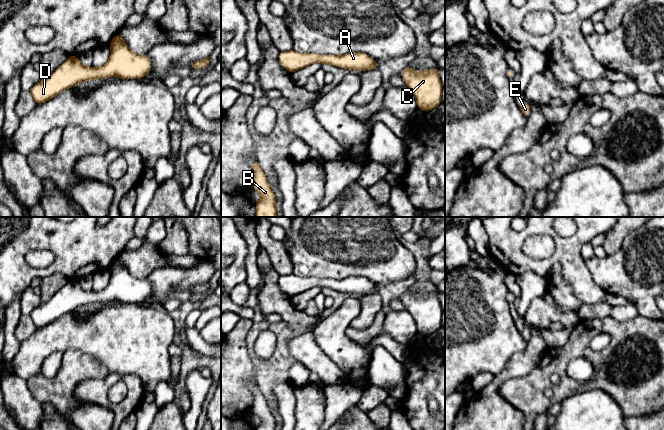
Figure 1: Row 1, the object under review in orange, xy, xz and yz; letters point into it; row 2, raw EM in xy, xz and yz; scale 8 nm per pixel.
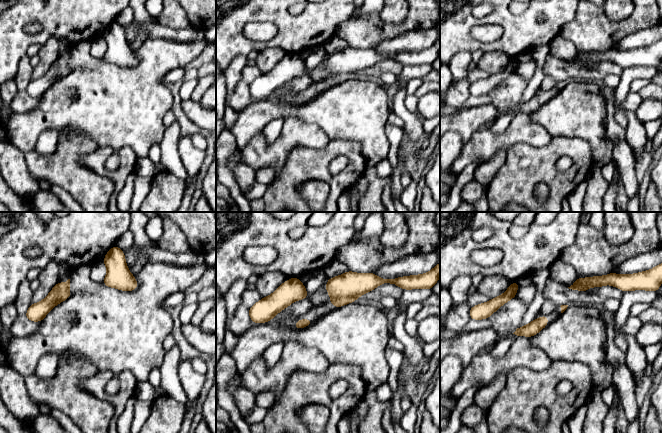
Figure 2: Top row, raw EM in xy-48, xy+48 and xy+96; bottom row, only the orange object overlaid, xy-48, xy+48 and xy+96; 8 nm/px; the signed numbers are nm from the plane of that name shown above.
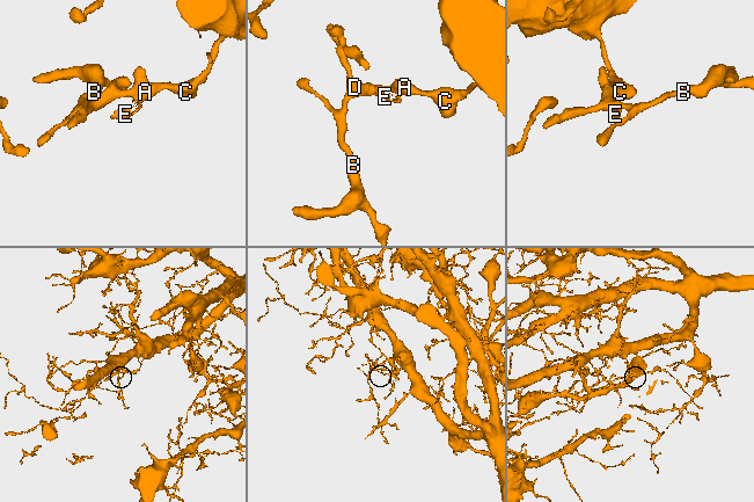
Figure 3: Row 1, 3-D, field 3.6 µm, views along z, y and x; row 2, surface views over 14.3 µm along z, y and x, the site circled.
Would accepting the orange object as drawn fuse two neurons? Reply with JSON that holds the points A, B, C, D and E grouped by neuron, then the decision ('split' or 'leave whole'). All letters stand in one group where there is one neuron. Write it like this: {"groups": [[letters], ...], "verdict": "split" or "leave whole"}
{"groups": [["A", "B", "C", "D", "E"]], "verdict": "leave whole"}

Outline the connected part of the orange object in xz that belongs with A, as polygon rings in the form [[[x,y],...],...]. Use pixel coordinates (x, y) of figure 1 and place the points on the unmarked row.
[[[292,273],[280,276],[278,286],[290,297],[301,294],[316,286],[363,296],[378,293],[377,284],[362,276],[350,276],[343,279],[319,279],[299,277]]]

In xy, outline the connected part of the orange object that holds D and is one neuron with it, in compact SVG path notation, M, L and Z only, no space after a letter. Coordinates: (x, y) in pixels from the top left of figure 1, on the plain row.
M120 256L110 265L109 270L111 272L109 283L105 289L99 291L86 291L77 280L68 280L65 287L30 314L30 321L40 329L83 305L114 300L126 304L142 303L151 294L150 282L147 279L133 277Z

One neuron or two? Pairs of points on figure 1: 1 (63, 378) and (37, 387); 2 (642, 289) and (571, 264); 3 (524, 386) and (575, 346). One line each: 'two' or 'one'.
1: one
2: two
3: one

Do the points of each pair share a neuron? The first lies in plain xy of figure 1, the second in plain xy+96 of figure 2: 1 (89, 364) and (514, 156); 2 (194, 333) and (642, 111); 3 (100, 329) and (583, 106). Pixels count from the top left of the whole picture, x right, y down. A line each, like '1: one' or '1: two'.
1: two
2: two
3: one

